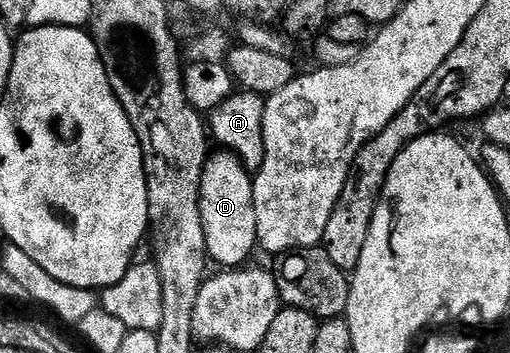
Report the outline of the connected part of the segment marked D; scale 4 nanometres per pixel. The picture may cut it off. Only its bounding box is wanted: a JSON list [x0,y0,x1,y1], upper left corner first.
[200,149,258,269]

